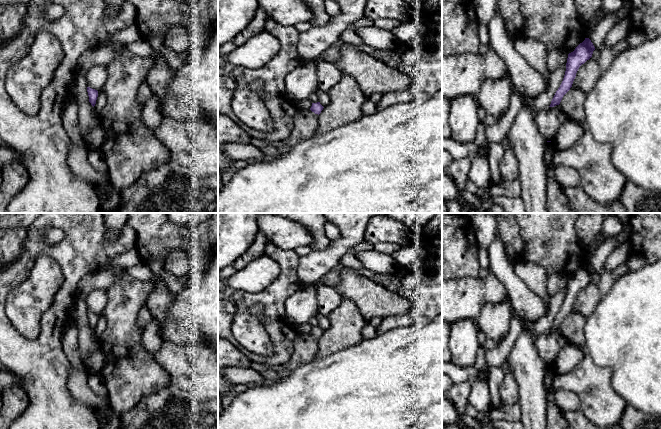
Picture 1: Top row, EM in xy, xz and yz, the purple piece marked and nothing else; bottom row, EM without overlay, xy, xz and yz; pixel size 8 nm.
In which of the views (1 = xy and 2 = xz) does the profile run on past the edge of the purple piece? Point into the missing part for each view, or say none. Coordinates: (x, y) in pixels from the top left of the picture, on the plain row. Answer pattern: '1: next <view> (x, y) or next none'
1: next none
2: next none

